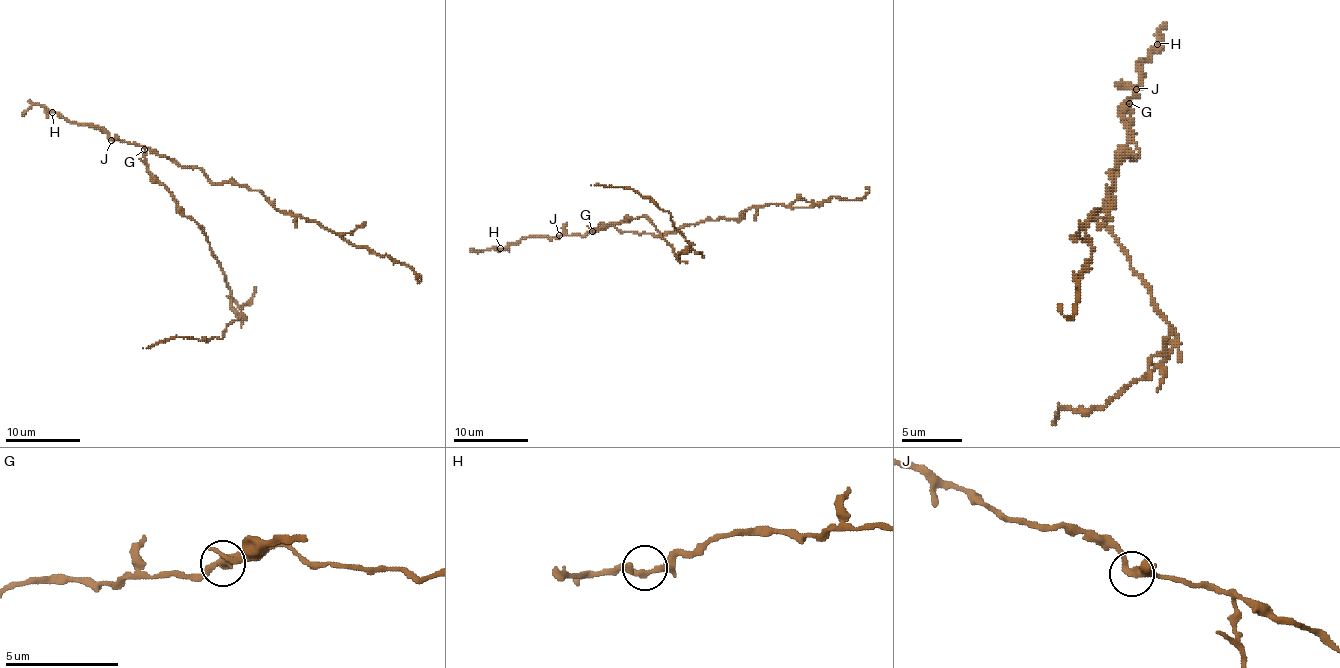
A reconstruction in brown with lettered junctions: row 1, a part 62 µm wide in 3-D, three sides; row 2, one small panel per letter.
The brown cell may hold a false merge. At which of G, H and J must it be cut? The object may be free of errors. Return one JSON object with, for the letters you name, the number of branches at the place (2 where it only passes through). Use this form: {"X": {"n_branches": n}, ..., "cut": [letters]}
{"G": {"n_branches": 3}, "cut": ["G"]}

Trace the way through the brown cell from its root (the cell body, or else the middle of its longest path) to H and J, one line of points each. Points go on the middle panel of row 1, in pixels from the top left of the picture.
H: (592, 231), (585, 235), (526, 237), (500, 248)
J: (592, 231), (585, 235), (559, 235)

